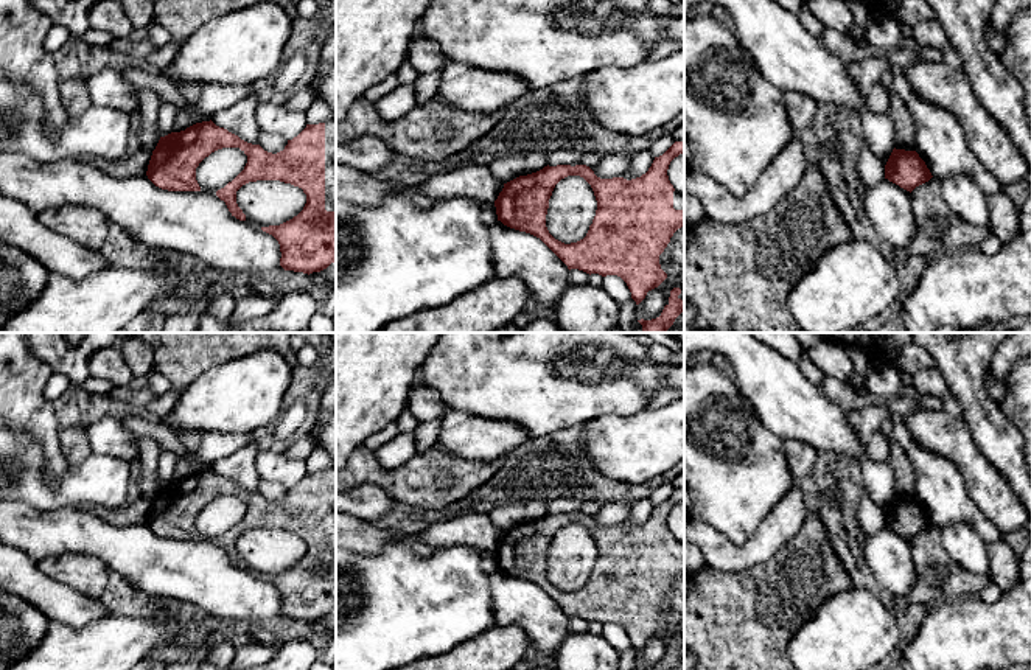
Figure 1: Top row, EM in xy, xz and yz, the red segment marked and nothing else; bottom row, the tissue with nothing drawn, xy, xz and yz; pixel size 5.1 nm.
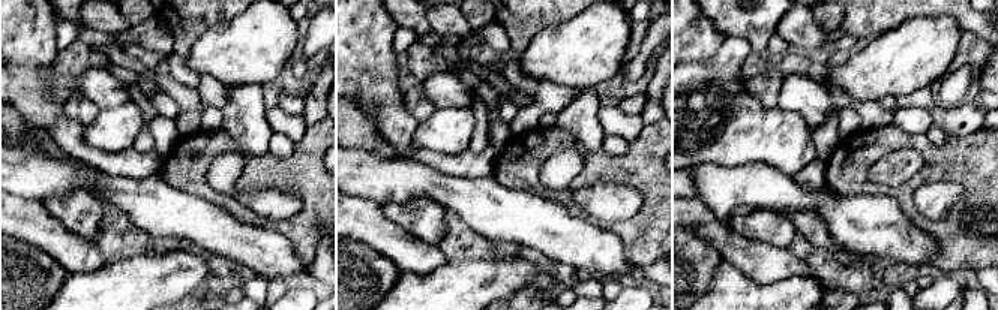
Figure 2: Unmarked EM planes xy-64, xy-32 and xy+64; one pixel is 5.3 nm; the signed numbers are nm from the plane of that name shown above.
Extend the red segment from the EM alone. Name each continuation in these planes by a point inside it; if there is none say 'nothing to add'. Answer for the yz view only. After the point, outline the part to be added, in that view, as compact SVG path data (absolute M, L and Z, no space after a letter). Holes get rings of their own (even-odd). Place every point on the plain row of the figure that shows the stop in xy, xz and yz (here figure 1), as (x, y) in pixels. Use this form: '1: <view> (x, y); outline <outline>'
nothing to add

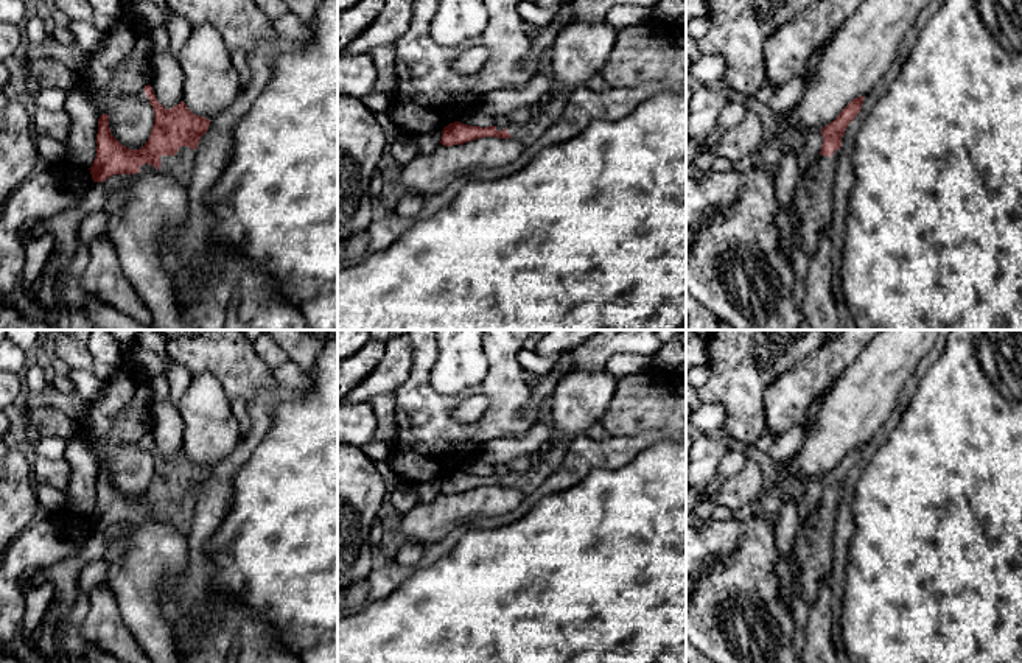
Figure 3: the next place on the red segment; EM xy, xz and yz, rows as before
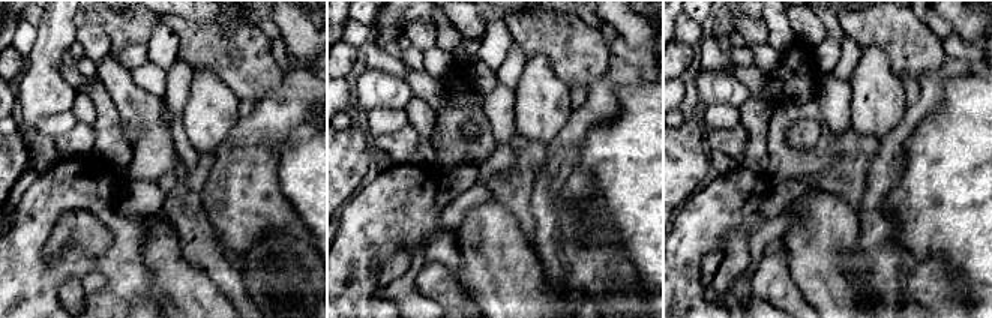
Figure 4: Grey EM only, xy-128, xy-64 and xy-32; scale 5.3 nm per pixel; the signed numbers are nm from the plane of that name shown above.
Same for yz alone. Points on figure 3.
1: yz (812, 548); outline M840 498L831 506L817 504L798 526L793 552L800 565L800 593L812 604L832 563L832 535L837 524Z

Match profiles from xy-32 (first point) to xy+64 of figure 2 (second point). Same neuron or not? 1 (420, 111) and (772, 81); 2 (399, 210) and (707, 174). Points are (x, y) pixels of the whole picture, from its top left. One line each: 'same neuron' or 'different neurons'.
1: same neuron
2: different neurons

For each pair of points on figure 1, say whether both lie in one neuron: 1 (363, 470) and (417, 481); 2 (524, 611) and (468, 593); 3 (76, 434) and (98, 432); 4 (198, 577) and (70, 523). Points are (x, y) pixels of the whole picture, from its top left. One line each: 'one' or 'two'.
1: one
2: two
3: two
4: one

